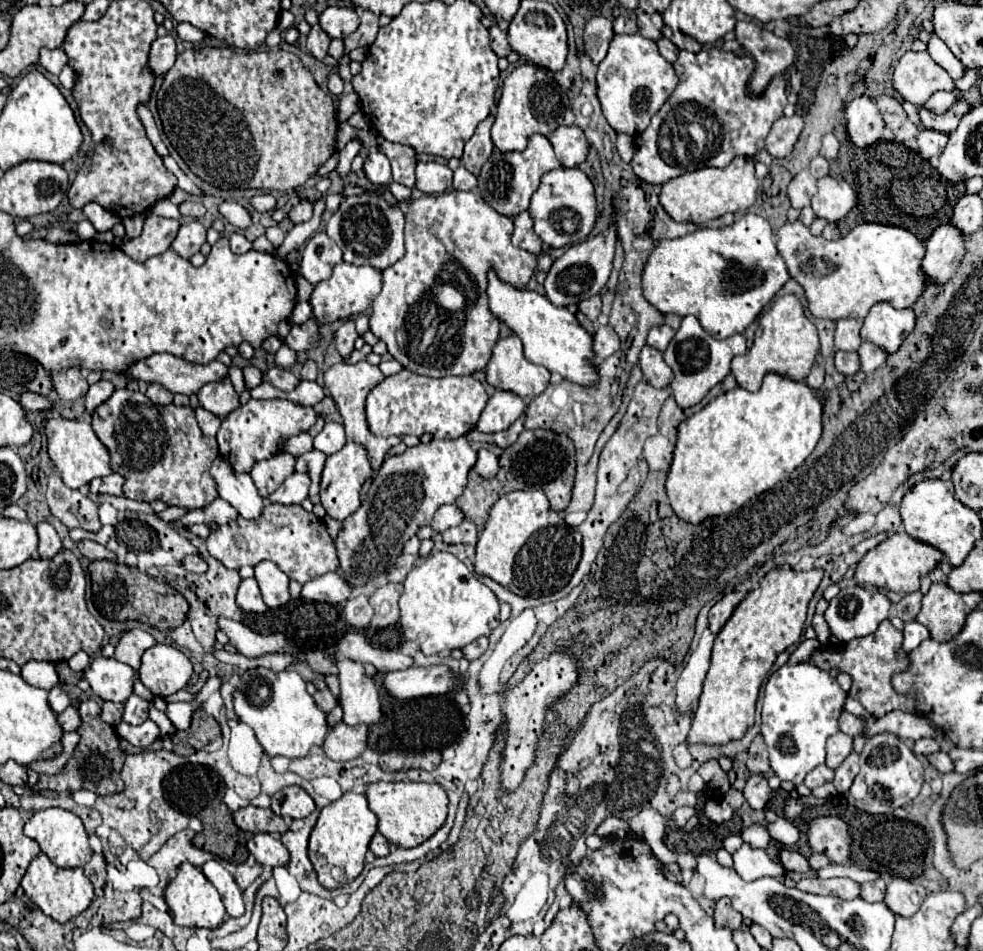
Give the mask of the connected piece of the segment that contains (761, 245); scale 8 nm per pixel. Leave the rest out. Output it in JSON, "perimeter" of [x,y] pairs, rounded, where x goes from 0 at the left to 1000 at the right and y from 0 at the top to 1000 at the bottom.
{"perimeter":[[[758,224],[752,232],[733,241],[717,239],[699,245],[697,249],[670,253],[654,283],[654,310],[674,331],[707,331],[713,338],[713,344],[719,346],[725,354],[740,356],[746,350],[756,350],[774,329],[774,325],[788,312],[788,308],[801,298],[801,293],[803,285],[788,260],[784,237],[772,226]]]}

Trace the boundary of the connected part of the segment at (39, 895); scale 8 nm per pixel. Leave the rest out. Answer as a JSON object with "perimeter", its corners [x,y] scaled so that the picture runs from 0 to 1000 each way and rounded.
{"perimeter":[[[40,897],[40,899],[32,905],[32,910],[30,910],[30,914],[27,914],[27,918],[25,918],[23,926],[21,926],[21,933],[23,933],[25,941],[27,941],[46,962],[54,964],[54,966],[60,968],[60,971],[66,971],[66,968],[78,964],[78,962],[84,960],[84,958],[93,952],[93,947],[95,947],[95,931],[93,931],[93,926],[84,920],[84,914],[82,914],[82,912],[62,914],[62,912],[58,912],[56,907],[52,907],[46,897]]]}

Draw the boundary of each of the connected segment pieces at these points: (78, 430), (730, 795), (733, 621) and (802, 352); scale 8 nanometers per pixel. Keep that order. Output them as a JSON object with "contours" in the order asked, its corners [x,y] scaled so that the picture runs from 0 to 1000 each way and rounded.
{"contours":[[[[56,438],[56,441],[48,443],[46,453],[48,453],[50,481],[54,483],[56,491],[60,493],[60,499],[68,512],[82,514],[82,512],[89,512],[97,502],[107,502],[113,497],[111,474],[97,457],[91,441],[70,443],[64,438]]],[[[743,829],[743,831],[737,836],[737,840],[748,853],[751,852],[758,843],[755,833],[747,829]]],[[[792,594],[774,609],[770,621],[760,624],[740,657],[727,670],[723,701],[715,718],[705,764],[699,773],[701,781],[738,783],[740,779],[758,773],[768,756],[768,737],[774,718],[782,712],[790,689],[815,672],[819,645],[835,609],[837,598],[813,600],[807,605],[803,594]]],[[[805,308],[805,310],[792,312],[784,321],[784,325],[774,329],[766,365],[758,373],[748,375],[748,380],[744,382],[744,392],[750,396],[750,403],[756,409],[770,411],[774,405],[774,399],[782,390],[801,392],[803,396],[819,399],[823,394],[823,388],[829,382],[831,371],[833,371],[831,344],[819,331],[819,323],[815,321],[813,312]]]]}

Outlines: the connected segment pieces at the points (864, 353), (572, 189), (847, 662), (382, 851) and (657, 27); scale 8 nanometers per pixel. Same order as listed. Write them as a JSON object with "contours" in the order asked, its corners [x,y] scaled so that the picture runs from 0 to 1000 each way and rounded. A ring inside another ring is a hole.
{"contours":[[[[876,361],[876,365],[872,367],[874,375],[876,375],[876,388],[880,392],[886,392],[888,388],[892,388],[894,384],[898,384],[898,380],[902,377],[902,369],[892,365],[890,361]]],[[[583,176],[583,178],[563,178],[550,186],[548,199],[540,207],[538,226],[544,232],[544,245],[558,260],[575,260],[585,258],[597,251],[601,241],[605,239],[607,218],[605,218],[605,201],[599,186]]],[[[902,651],[884,670],[874,670],[874,672],[868,672],[868,674],[858,676],[858,678],[835,680],[831,687],[825,689],[823,697],[837,703],[837,706],[851,703],[854,708],[862,708],[868,714],[864,733],[872,735],[880,743],[882,752],[888,756],[896,756],[898,752],[902,752],[906,748],[933,750],[933,733],[927,729],[921,729],[921,731],[913,729],[910,722],[906,720],[908,710],[925,703],[925,689],[919,685],[917,676],[919,676],[919,666],[913,664],[906,657],[906,653]]],[[[381,876],[381,880],[377,882],[375,893],[379,895],[381,901],[394,901],[396,899],[396,884],[388,876]]],[[[648,12],[648,26],[650,26],[650,35],[658,41],[670,41],[672,39],[672,16],[670,14],[656,14],[656,12]]]]}

